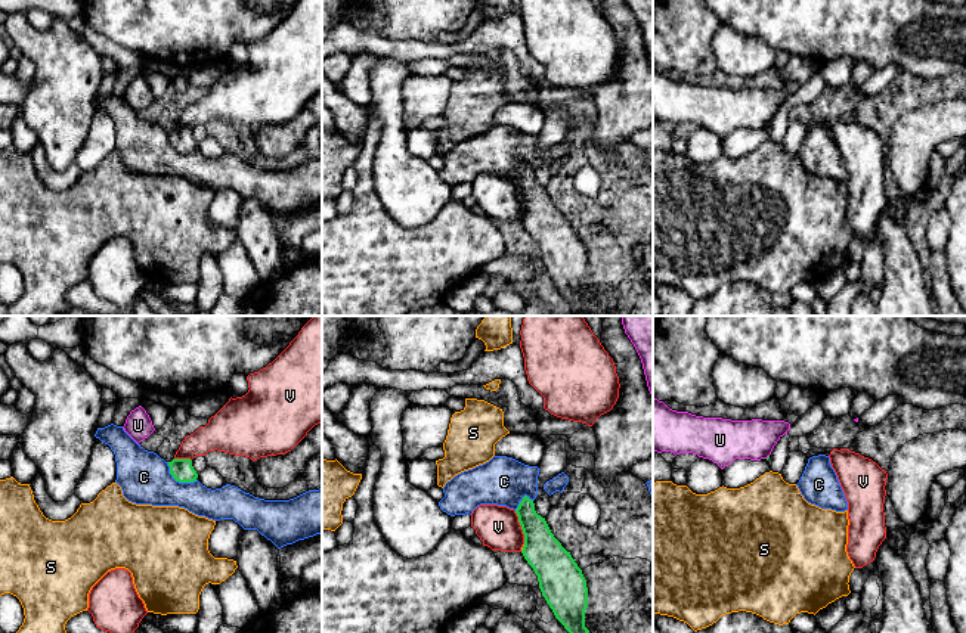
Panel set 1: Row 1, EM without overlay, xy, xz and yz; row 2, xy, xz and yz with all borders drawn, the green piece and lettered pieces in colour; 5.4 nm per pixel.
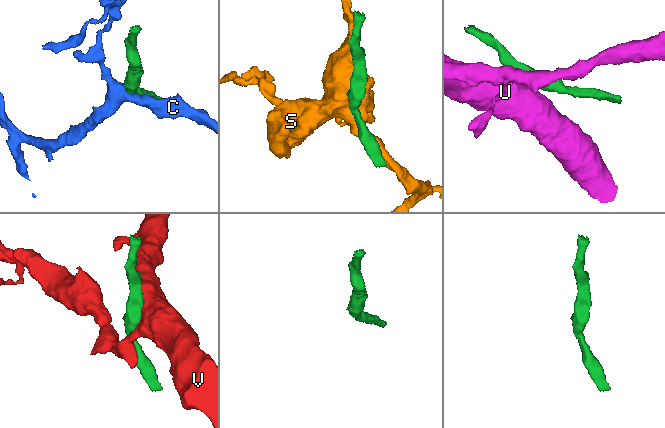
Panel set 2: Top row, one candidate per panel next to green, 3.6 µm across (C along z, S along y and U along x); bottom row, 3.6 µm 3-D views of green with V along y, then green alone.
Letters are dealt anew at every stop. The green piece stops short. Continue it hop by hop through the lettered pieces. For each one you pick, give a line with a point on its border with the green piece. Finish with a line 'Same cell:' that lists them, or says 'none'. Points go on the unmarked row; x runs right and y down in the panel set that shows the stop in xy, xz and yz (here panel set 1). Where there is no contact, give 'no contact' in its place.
Same cell: none

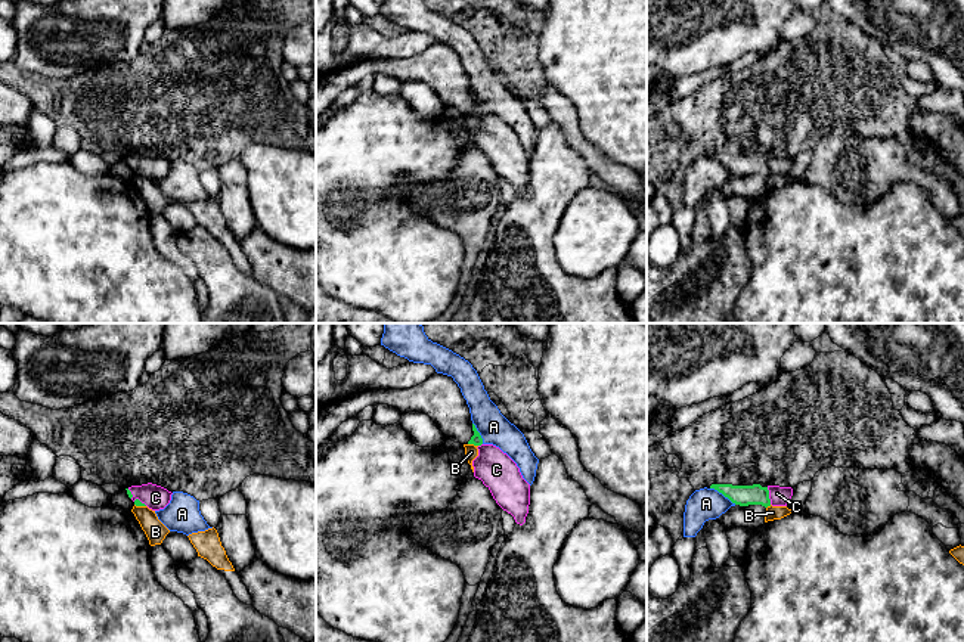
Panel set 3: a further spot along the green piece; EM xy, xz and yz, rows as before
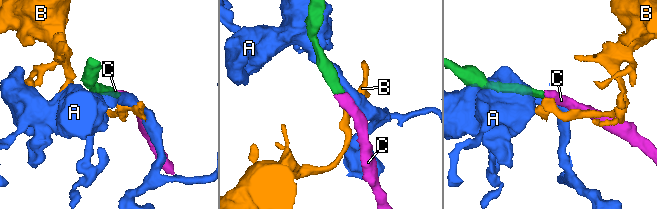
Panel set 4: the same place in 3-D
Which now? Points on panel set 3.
C: contact yz (768, 166)
Same cell: C

